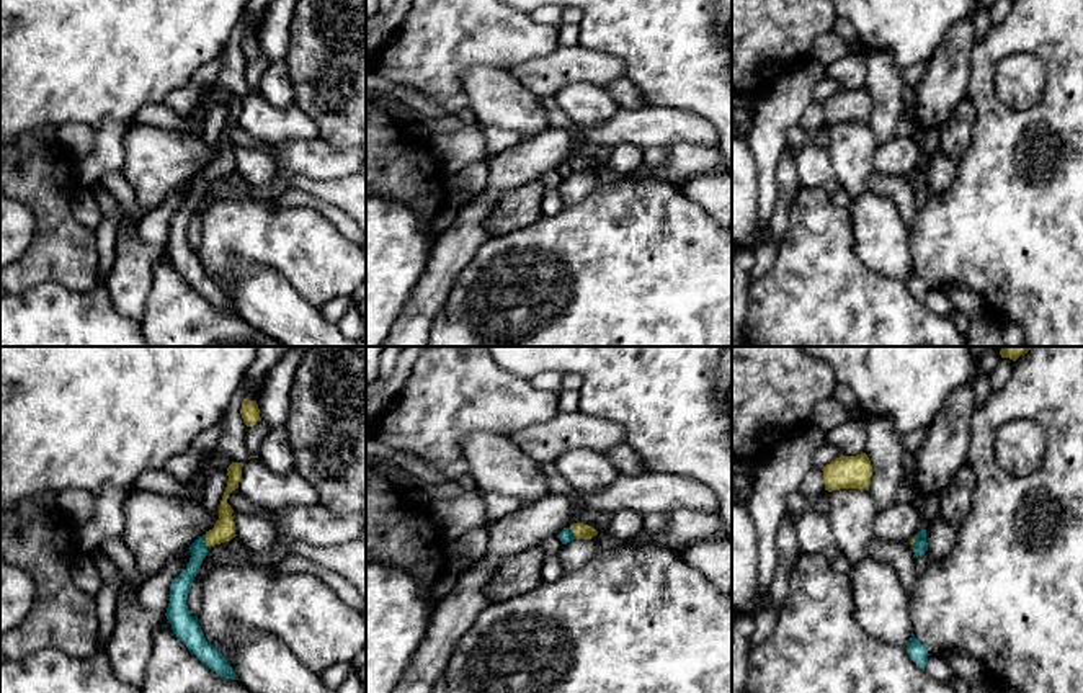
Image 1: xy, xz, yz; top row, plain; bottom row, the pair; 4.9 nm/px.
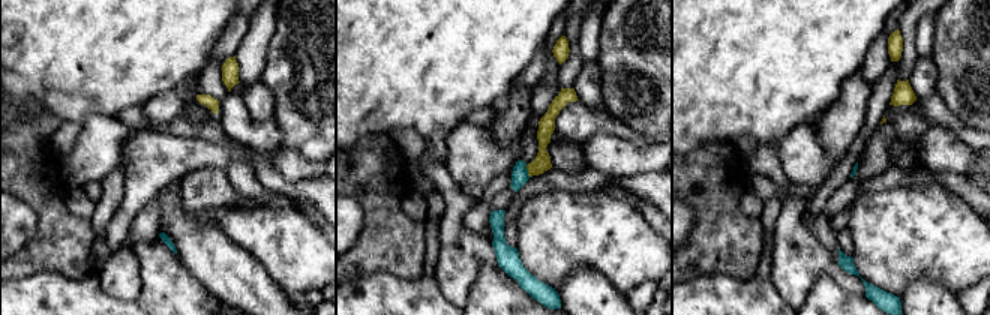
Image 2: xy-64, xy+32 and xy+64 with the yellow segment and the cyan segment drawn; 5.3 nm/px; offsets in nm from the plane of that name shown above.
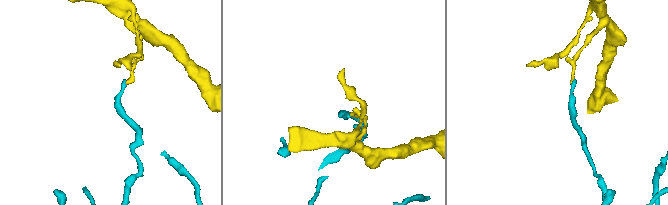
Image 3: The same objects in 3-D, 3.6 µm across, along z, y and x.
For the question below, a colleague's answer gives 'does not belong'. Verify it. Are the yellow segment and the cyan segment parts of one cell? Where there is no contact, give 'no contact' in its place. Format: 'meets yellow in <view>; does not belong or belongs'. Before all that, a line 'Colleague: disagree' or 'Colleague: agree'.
Colleague: agree
meets yellow in xy; does not belong

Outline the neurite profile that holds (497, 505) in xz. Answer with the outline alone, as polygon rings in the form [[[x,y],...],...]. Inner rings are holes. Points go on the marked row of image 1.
[[[493,492],[482,494],[482,499],[485,502],[485,512],[490,523],[526,505],[519,499],[511,499]]]

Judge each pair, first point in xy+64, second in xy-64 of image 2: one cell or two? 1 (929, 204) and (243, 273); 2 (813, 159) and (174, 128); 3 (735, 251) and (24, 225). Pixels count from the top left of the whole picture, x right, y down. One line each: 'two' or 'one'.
1: two
2: two
3: two

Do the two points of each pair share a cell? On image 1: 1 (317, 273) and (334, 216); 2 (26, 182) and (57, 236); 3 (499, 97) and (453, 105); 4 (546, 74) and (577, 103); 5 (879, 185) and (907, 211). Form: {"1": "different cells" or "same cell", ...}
{"1": "different cells", "2": "same cell", "3": "different cells", "4": "different cells", "5": "same cell"}

